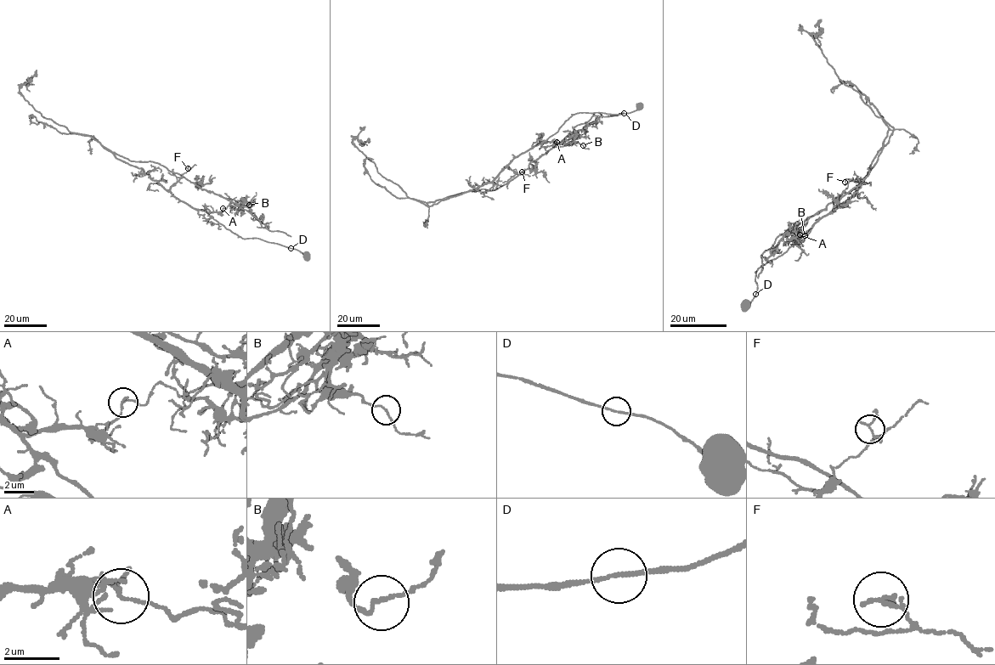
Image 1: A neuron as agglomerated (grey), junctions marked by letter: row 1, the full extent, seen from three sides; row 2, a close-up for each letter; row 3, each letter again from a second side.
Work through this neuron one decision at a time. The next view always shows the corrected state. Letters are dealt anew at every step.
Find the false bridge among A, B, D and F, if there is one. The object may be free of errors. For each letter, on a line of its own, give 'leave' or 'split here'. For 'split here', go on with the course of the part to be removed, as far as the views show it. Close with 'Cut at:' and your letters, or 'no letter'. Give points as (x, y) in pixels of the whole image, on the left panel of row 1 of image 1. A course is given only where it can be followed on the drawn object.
A: split here; course (223, 208), (240, 209), (157, 163), (129, 160), (90, 135), (71, 132), (43, 116), (19, 92), (36, 70)
B: leave
D: leave
F: leave
Cut at: A

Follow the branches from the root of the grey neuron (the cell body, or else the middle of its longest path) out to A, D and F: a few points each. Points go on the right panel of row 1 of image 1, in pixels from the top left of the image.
A: (747, 305), (757, 289), (755, 272), (785, 252), (799, 234)
D: (747, 305), (755, 293)
F: (747, 305), (757, 289), (755, 272), (782, 255), (800, 233), (827, 215), (834, 199), (847, 188), (845, 182)

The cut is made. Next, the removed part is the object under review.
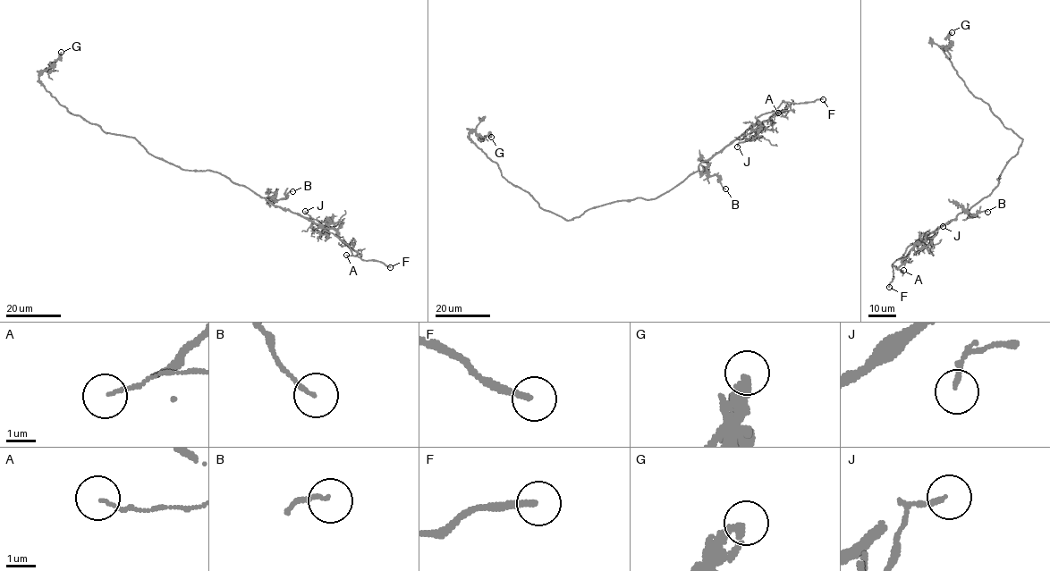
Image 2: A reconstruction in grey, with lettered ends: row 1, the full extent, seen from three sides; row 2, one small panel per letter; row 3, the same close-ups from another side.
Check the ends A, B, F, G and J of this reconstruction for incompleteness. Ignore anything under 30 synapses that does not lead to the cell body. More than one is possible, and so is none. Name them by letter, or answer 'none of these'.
F

